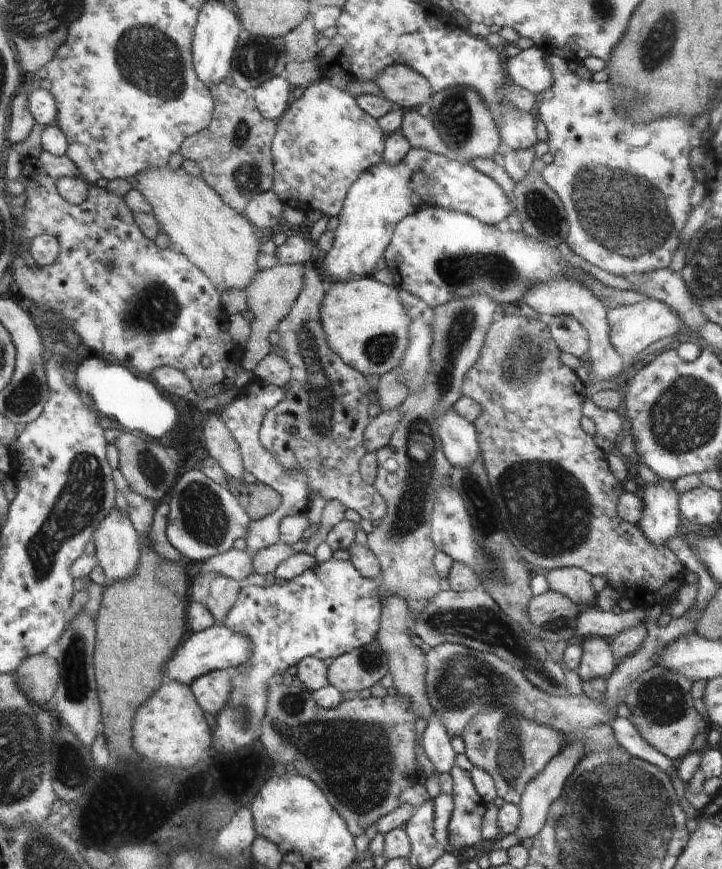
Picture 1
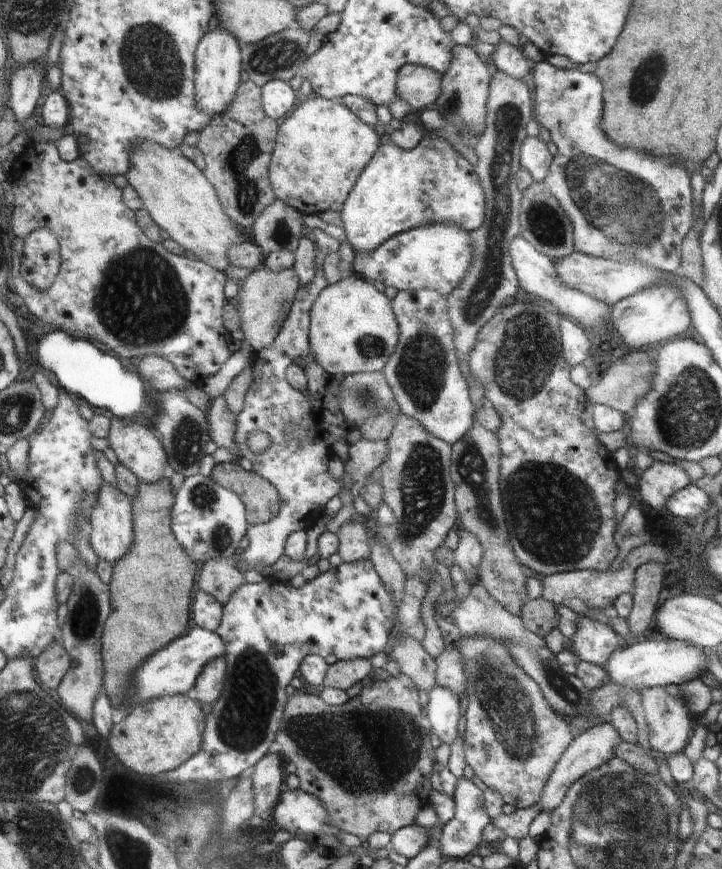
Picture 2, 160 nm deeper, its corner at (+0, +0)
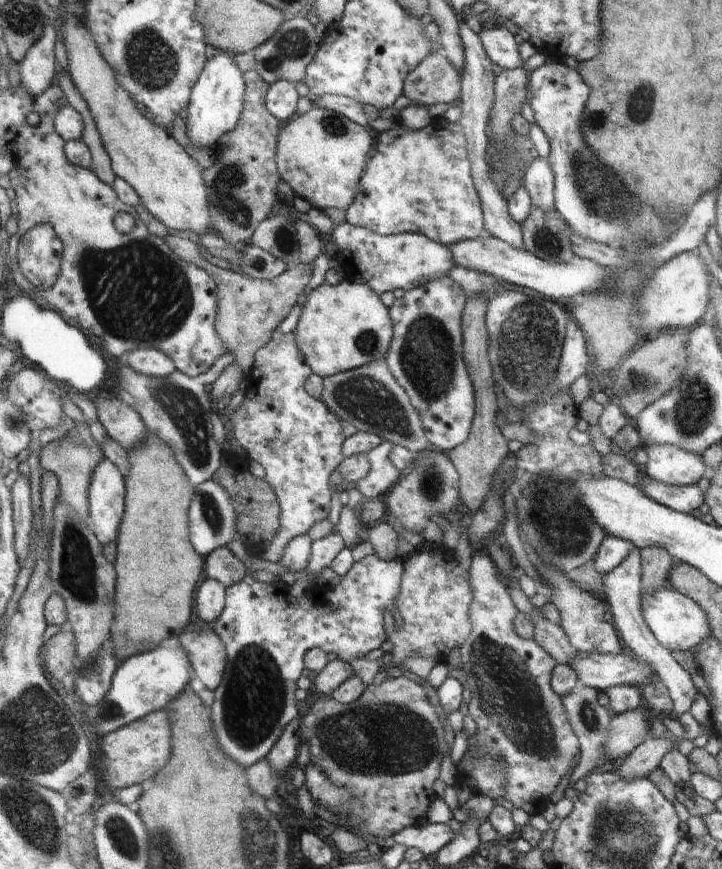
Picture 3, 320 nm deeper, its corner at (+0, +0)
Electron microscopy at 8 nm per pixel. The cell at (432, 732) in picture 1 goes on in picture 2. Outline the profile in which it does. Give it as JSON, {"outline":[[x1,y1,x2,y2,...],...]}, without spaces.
{"outline":[[434,685,429,690,429,703,425,708,432,723,432,734,438,744,452,744,458,734,458,720,463,710,460,699,447,686]]}

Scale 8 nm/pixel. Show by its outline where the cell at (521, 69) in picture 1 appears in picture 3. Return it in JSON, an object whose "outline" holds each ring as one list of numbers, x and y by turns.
{"outline":[[505,26,482,29,479,33,480,40,490,60,506,69,515,69,524,65,518,54,519,44,514,35]]}

